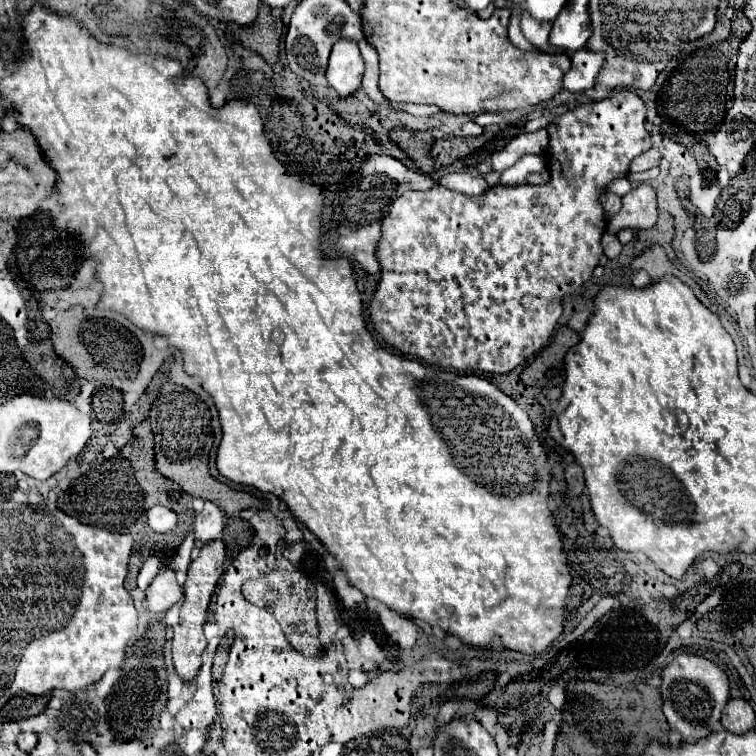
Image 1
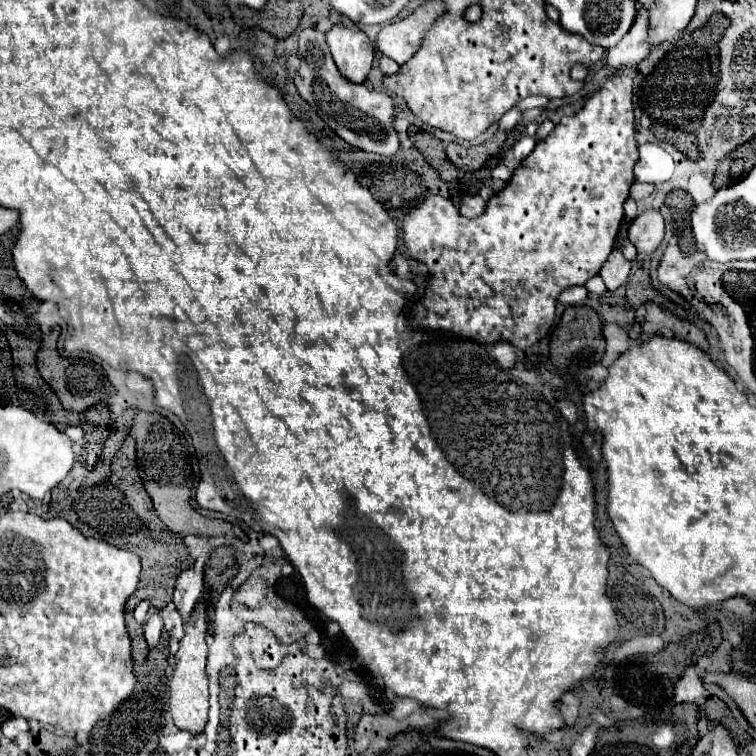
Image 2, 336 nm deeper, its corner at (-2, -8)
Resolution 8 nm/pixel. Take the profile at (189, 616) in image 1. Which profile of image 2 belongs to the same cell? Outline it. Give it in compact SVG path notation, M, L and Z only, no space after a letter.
M173 671L171 715L179 729L199 735L207 723L209 691L205 671Z

